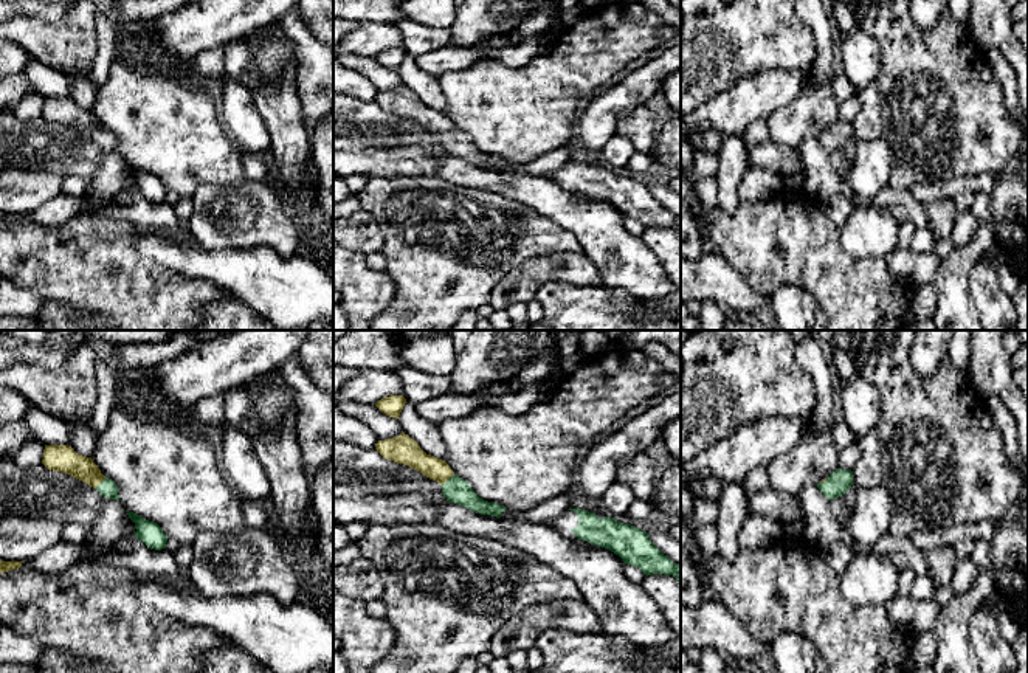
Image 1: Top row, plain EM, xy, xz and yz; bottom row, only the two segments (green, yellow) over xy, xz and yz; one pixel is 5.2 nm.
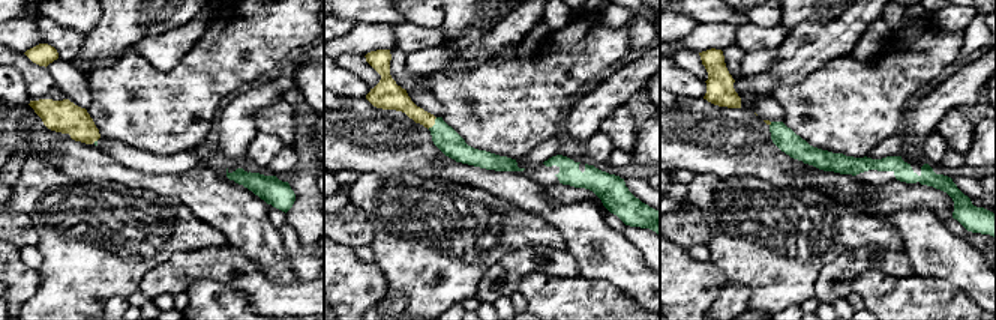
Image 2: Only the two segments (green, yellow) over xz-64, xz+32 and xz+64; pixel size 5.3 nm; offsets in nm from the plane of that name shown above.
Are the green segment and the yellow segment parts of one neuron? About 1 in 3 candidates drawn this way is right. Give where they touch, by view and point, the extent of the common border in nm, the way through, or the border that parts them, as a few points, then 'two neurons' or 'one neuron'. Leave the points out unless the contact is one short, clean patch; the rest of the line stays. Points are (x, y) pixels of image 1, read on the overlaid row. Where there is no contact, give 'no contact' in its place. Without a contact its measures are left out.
meets green in xz at (448, 479); contact 90 nm long; runs through xz (456, 490), (448, 479), (439, 470), (408, 453); one neuron

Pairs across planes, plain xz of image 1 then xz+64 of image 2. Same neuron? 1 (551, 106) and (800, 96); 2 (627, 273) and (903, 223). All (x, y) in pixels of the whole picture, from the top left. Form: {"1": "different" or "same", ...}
{"1": "same", "2": "same"}

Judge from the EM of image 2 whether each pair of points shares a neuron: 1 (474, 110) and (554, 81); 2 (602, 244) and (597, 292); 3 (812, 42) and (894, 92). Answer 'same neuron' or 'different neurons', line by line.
1: same neuron
2: different neurons
3: different neurons

